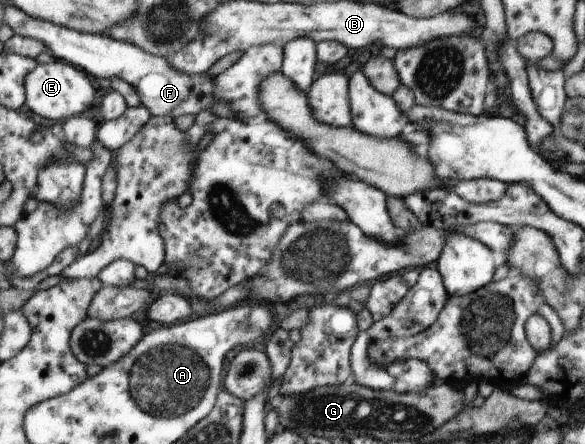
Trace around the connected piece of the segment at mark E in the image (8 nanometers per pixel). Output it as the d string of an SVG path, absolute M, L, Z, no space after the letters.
M54 60L48 64L39 65L25 81L28 108L35 114L56 120L57 124L75 116L83 116L95 98L95 88L89 76L79 70L76 65Z

